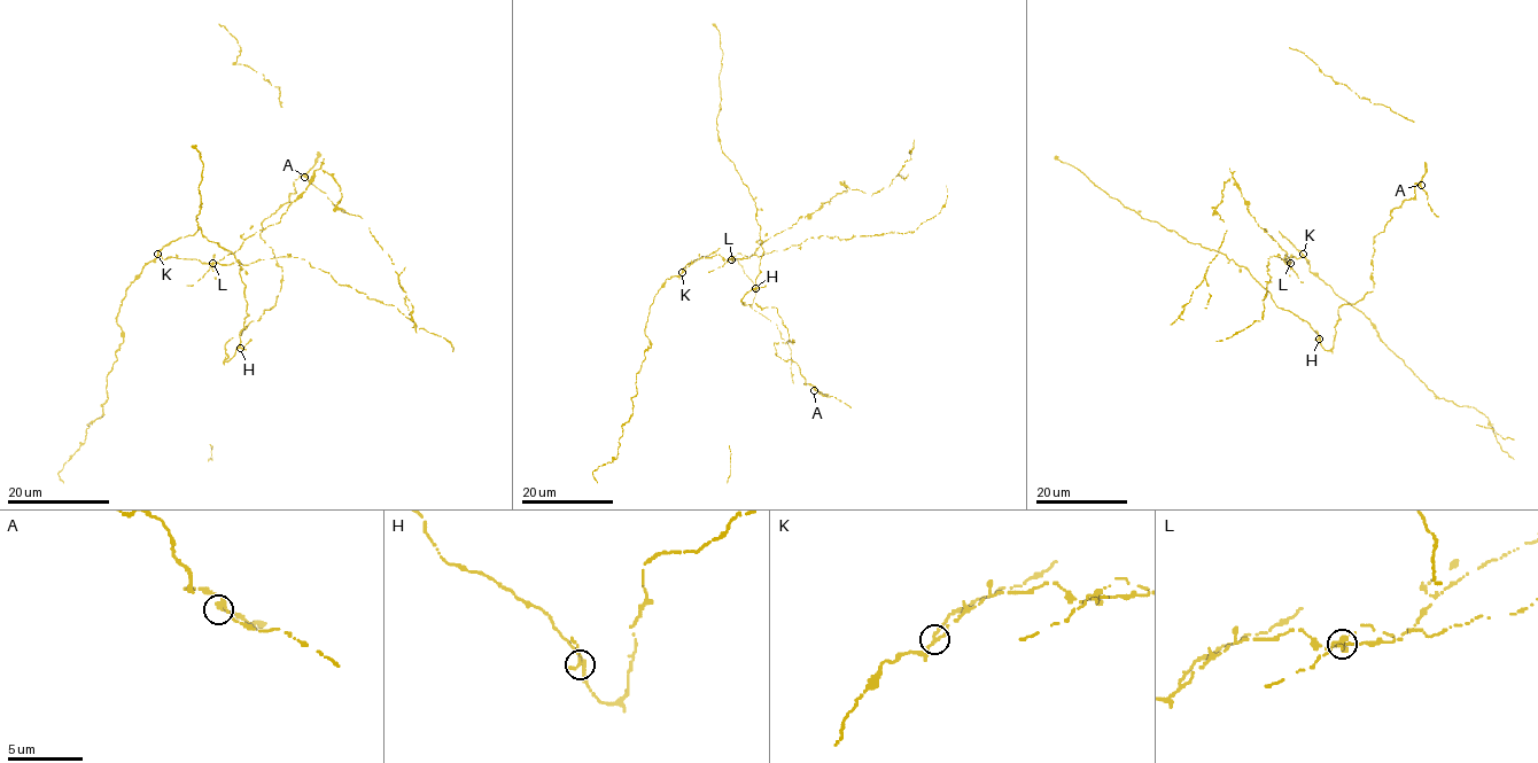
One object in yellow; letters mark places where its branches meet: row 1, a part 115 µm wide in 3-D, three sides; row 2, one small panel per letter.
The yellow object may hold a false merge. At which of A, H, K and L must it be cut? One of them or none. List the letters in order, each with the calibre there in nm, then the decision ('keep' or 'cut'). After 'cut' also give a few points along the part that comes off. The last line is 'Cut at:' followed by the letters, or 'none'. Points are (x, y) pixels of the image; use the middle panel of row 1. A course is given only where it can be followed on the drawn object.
A: 280 nm thick; keep
H: 260 nm thick; keep
K: 190 nm thick; keep
L: 240 nm thick; cut
Cut at: L

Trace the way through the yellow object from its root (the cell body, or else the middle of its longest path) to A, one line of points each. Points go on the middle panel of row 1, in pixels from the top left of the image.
A: (755, 280), (743, 304), (777, 309), (794, 341), (775, 343), (775, 353), (793, 360), (814, 390)

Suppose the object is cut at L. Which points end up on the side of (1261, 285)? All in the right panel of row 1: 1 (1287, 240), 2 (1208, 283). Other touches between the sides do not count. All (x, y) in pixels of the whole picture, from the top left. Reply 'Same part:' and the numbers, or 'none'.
Same part: 1

